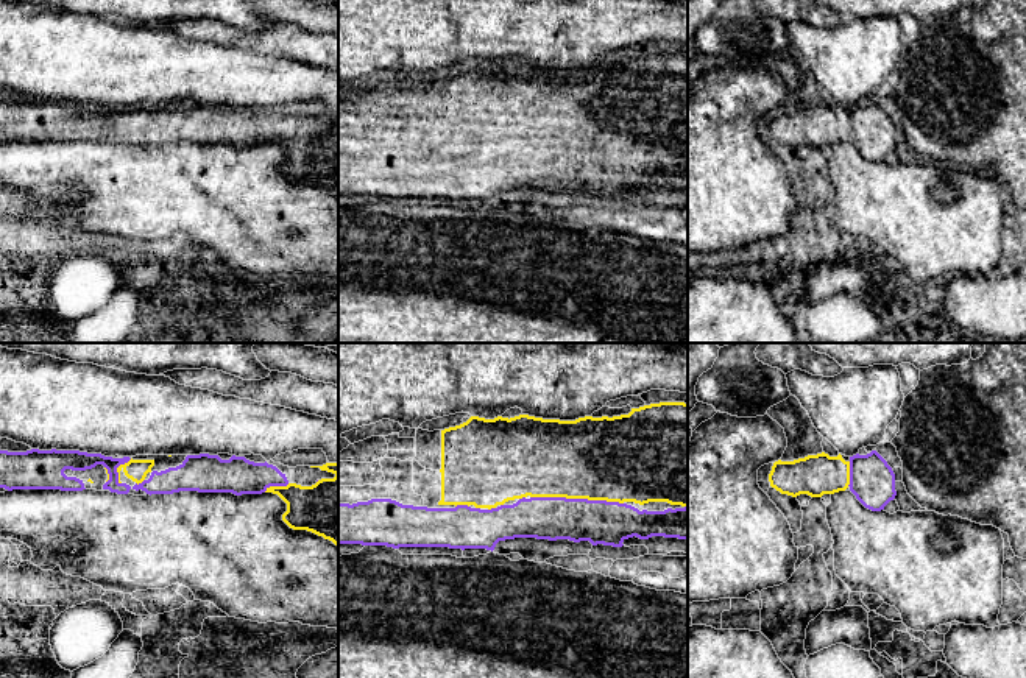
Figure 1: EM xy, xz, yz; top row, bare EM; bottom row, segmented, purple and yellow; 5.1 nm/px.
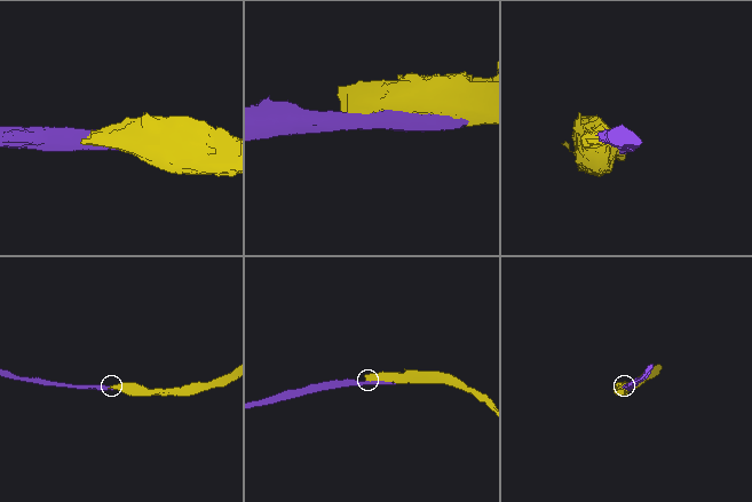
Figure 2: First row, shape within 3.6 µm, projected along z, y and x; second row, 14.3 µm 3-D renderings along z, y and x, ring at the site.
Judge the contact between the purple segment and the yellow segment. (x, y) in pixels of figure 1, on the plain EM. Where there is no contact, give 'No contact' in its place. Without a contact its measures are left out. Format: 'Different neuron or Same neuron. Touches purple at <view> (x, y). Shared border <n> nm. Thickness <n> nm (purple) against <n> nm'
Same neuron. Touches purple at xz (577, 150). Shared border 480 nm. Thickness 220 nm (purple) against 440 nm

